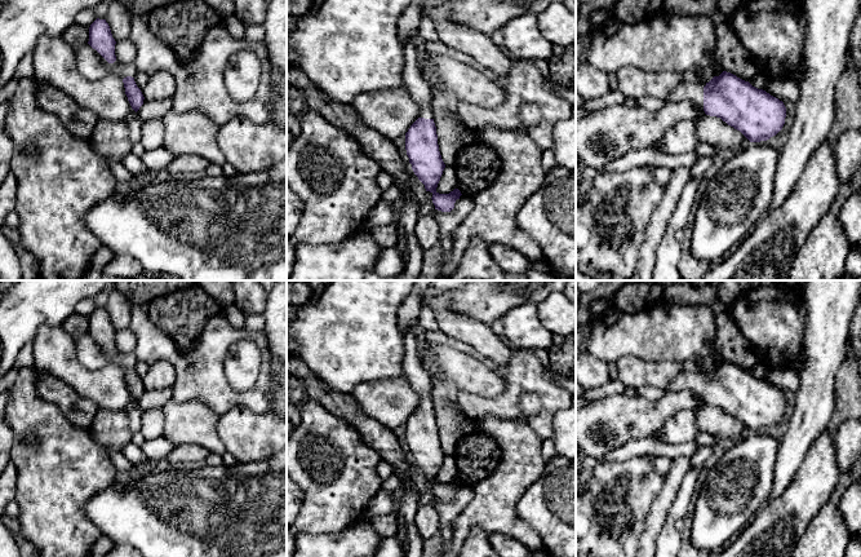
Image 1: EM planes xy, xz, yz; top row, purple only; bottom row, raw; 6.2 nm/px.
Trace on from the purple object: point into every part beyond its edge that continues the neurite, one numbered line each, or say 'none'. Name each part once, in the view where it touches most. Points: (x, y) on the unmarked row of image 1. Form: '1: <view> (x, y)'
1: yz (693, 381)

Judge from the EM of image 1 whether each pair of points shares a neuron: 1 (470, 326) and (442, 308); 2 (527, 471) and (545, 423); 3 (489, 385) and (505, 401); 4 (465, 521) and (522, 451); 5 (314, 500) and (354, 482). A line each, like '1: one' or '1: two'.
1: one
2: two
3: two
4: one
5: one

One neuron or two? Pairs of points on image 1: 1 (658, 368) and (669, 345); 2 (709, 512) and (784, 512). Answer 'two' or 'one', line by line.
1: two
2: two

